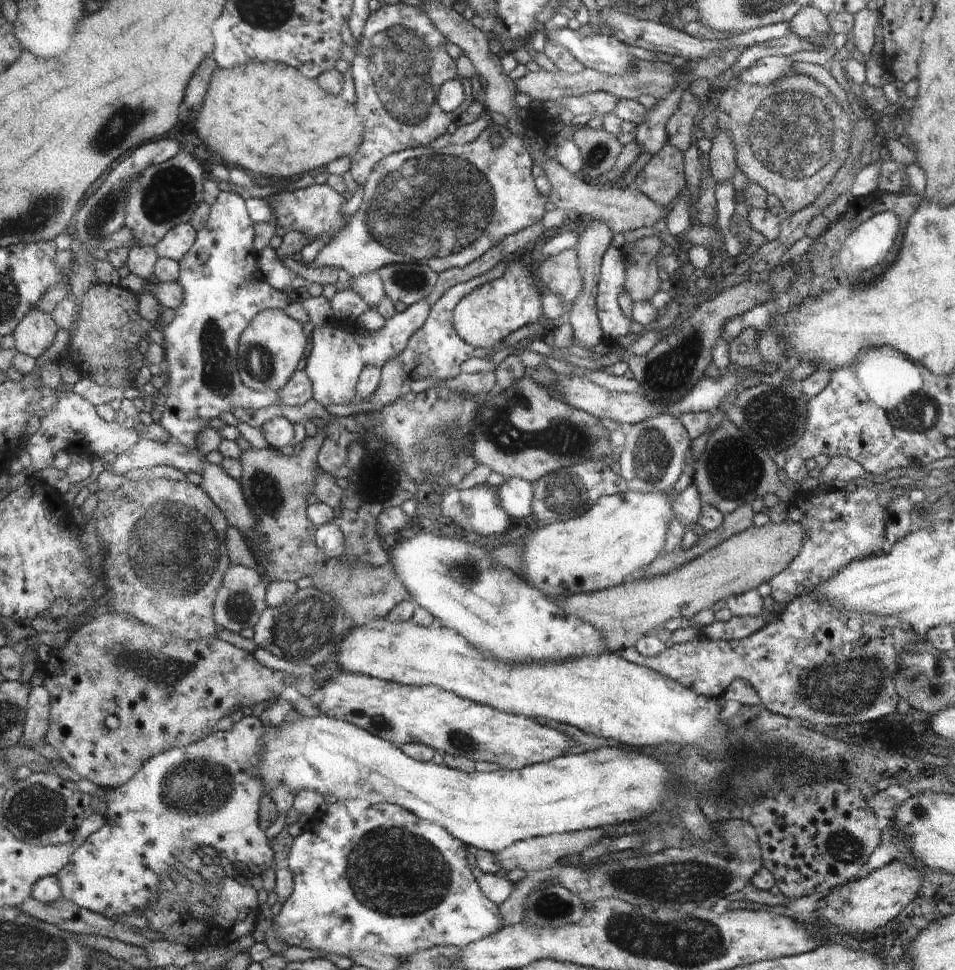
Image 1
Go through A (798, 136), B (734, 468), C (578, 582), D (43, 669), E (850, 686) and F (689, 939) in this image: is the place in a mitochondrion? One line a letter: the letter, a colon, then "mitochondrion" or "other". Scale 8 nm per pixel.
A: mitochondrion
B: mitochondrion
C: other
D: other
E: mitochondrion
F: mitochondrion

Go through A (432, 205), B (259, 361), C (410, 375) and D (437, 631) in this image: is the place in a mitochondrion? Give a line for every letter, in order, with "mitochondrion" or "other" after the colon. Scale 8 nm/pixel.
A: mitochondrion
B: mitochondrion
C: other
D: other

